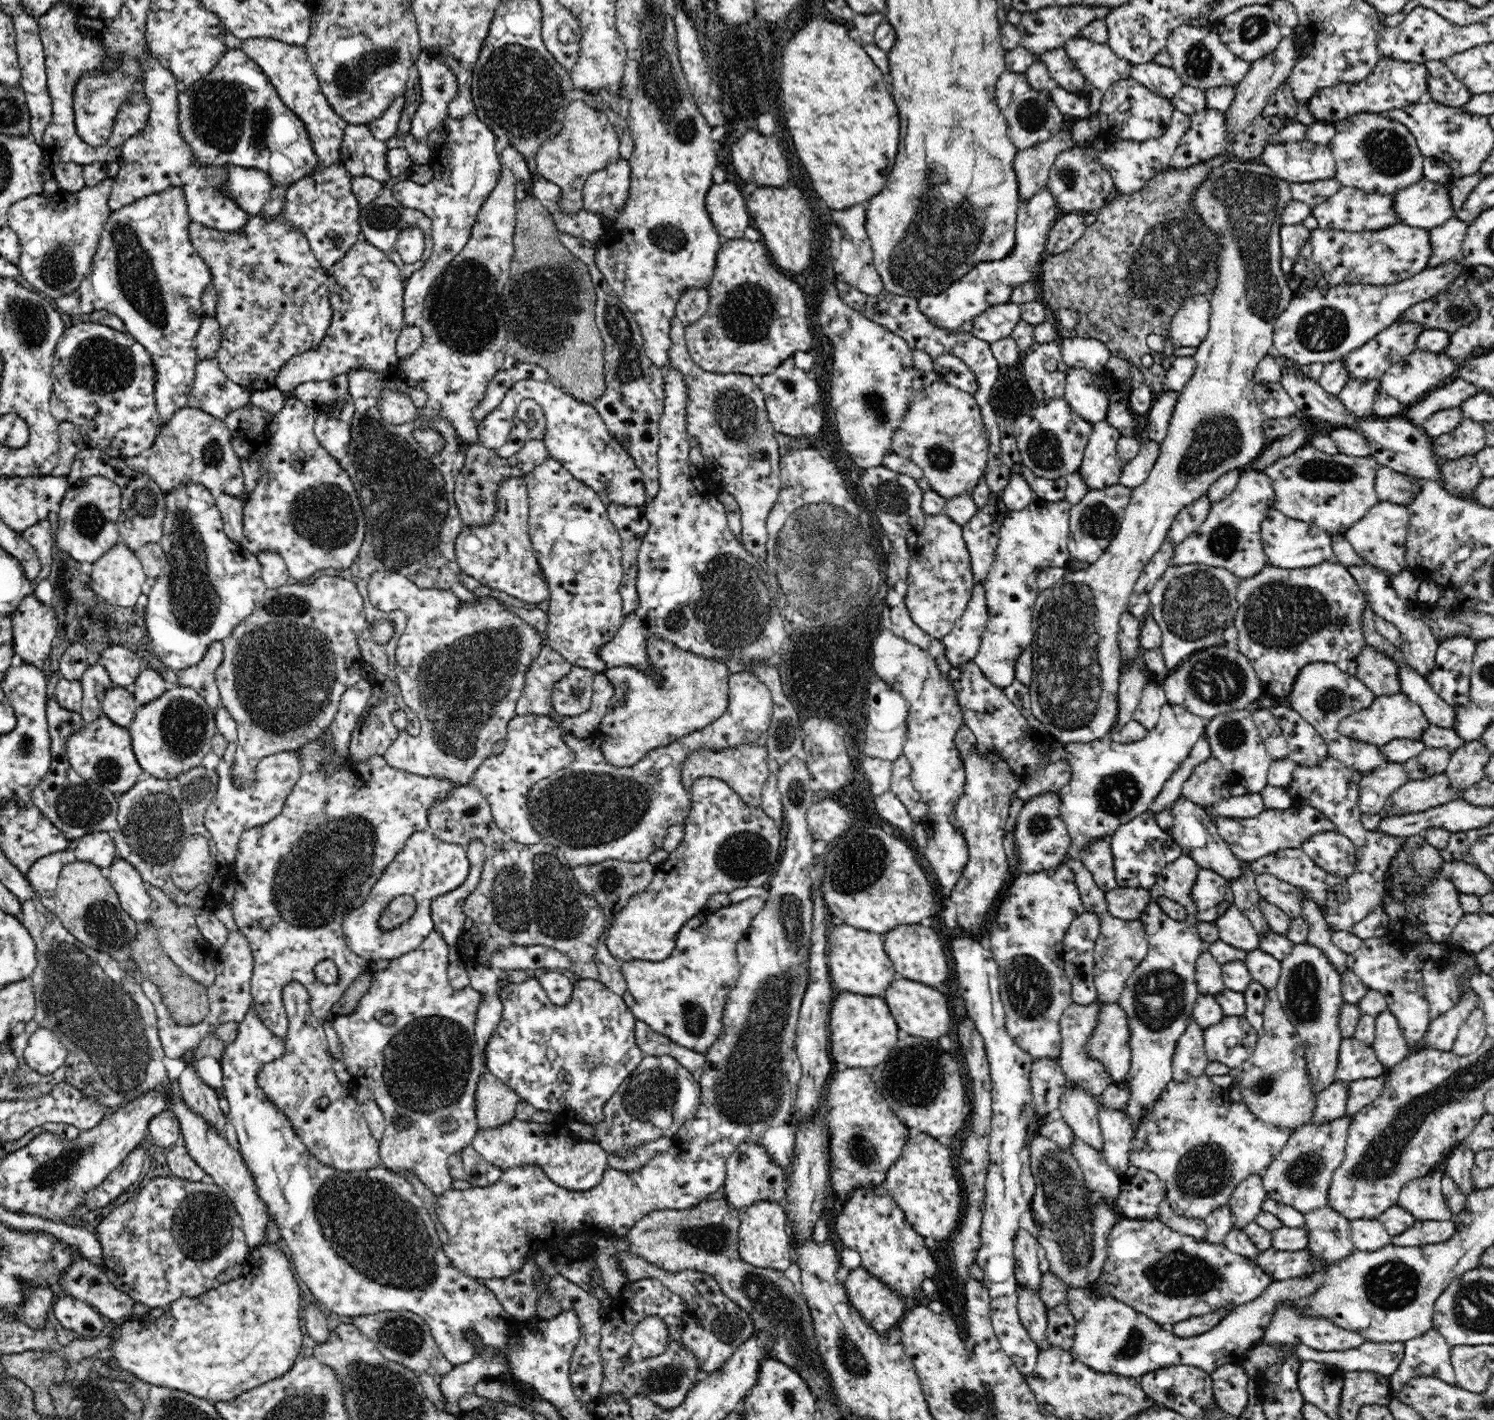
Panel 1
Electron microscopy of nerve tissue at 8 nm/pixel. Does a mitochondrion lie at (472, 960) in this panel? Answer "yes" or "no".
no

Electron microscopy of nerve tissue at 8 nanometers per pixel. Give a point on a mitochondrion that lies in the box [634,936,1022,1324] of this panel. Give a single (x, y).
(750, 1092)

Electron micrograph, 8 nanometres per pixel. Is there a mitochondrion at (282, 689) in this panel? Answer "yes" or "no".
yes

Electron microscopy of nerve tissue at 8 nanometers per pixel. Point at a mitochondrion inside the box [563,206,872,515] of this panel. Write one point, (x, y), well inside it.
(745, 315)

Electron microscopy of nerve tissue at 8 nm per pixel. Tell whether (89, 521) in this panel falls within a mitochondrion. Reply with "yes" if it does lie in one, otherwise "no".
yes

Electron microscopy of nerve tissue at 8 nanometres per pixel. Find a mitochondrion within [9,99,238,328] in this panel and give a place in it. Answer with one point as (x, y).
(57, 268)

